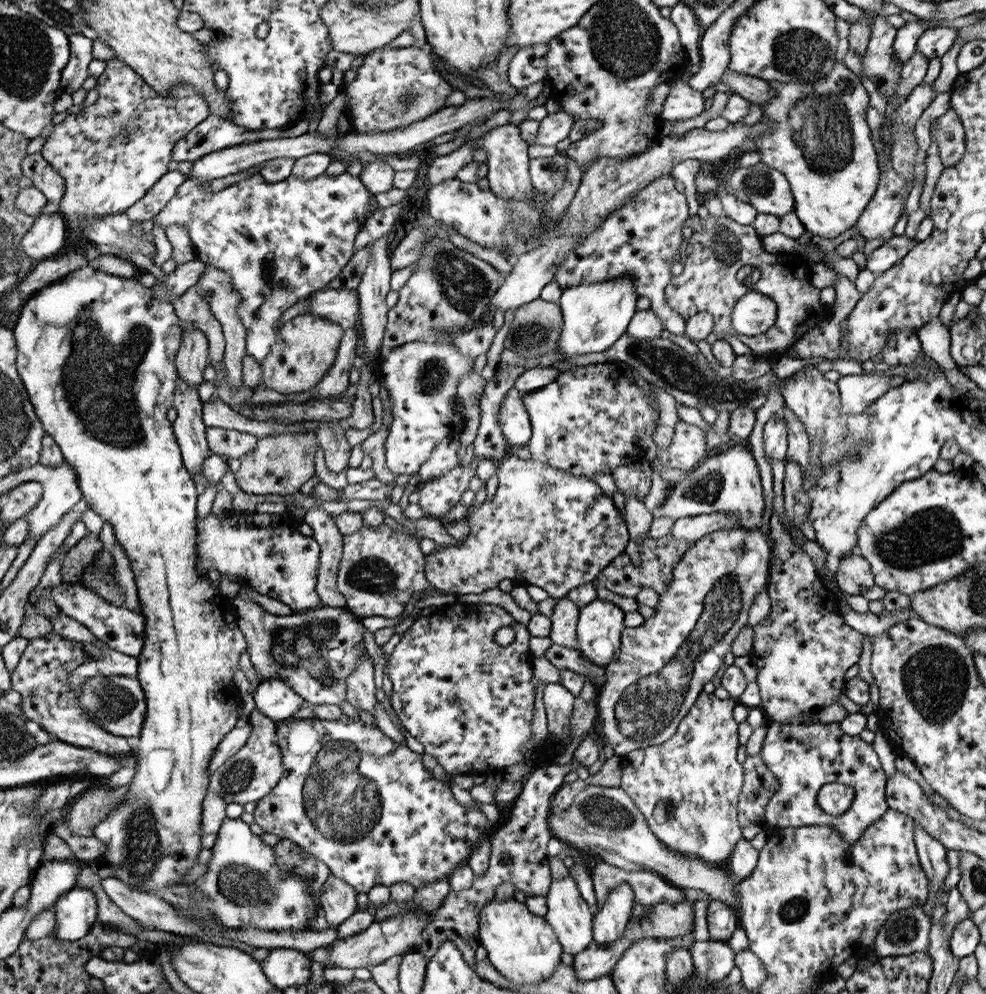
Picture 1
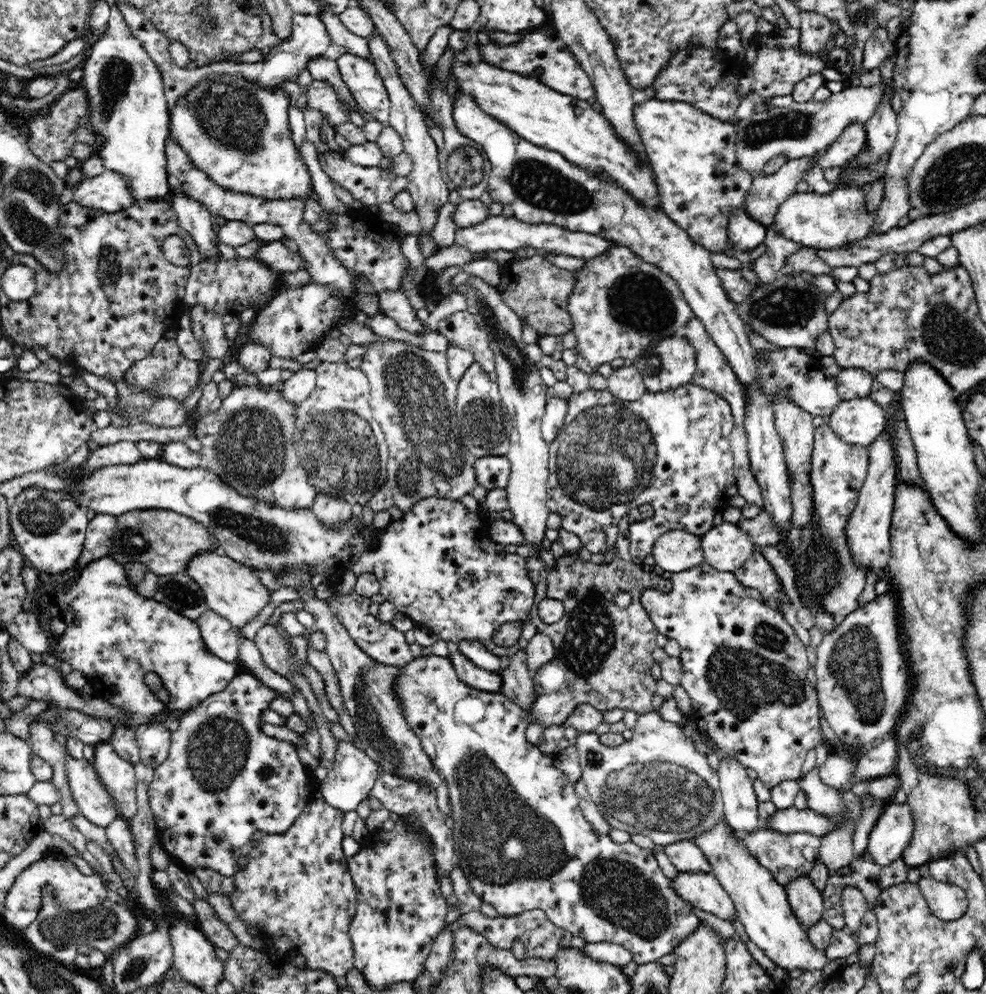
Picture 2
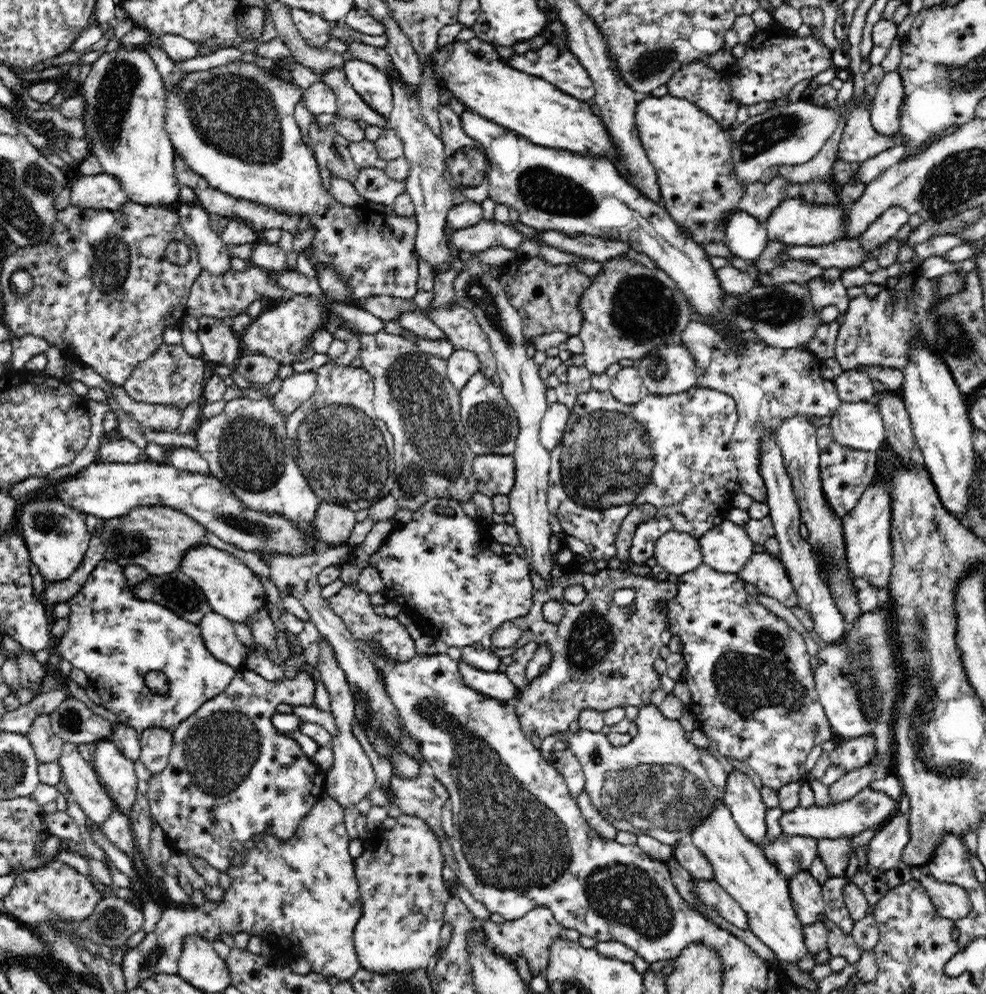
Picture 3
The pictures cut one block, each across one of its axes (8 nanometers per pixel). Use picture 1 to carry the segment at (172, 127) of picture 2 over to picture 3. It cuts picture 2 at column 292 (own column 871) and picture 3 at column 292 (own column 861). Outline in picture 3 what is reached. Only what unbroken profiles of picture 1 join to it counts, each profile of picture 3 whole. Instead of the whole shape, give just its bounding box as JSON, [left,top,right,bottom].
[164,62,419,308]

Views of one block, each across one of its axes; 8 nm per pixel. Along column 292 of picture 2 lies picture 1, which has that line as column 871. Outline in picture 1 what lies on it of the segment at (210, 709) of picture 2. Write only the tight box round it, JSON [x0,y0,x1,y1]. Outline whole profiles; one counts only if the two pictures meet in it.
[761,722,886,842]

